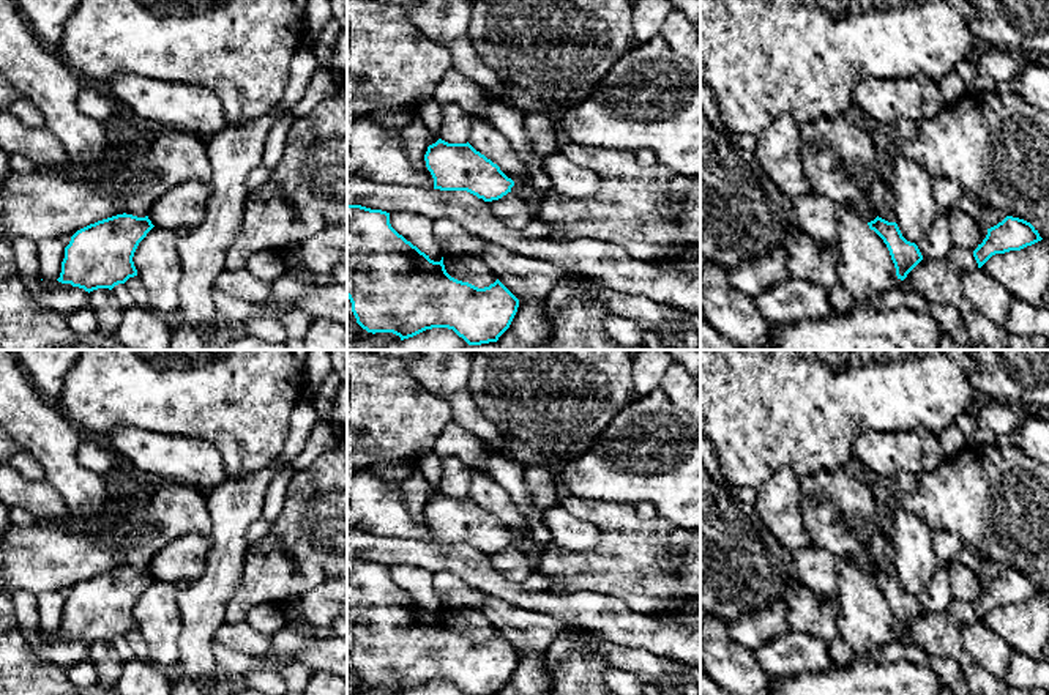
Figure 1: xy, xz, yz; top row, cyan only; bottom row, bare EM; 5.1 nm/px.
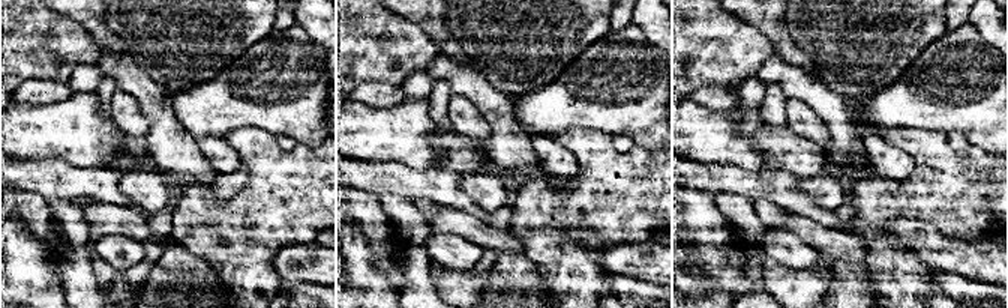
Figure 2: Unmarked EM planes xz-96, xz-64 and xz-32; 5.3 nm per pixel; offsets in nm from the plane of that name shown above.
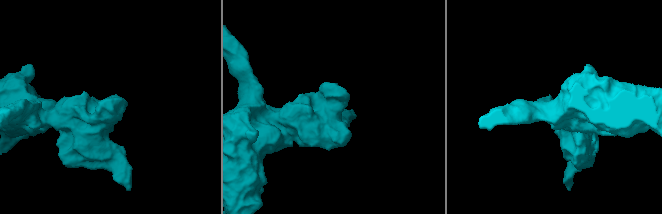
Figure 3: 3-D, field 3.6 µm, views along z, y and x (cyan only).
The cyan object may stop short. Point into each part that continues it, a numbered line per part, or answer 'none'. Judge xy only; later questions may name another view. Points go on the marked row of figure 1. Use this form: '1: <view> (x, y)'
none

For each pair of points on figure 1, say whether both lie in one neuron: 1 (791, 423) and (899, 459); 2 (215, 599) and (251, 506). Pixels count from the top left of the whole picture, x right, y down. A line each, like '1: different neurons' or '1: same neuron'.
1: different neurons
2: same neuron

